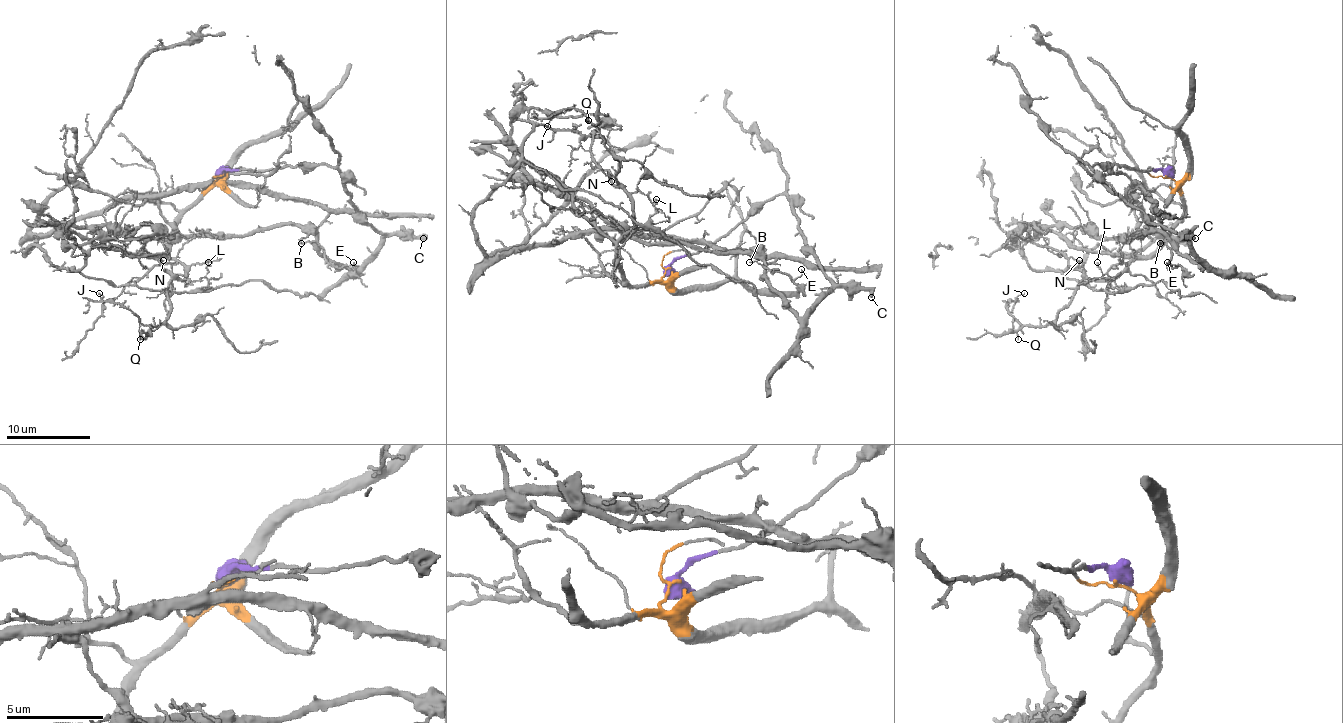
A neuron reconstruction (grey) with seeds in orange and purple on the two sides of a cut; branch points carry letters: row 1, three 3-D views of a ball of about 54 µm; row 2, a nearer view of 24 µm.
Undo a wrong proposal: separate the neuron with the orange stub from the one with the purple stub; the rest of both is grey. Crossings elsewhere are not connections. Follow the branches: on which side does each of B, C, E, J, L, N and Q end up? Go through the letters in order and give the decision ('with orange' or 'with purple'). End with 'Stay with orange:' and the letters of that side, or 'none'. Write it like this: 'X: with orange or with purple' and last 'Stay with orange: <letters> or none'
B: with purple
C: with purple
E: with purple
J: with orange
L: with orange
N: with orange
Q: with orange
Stay with orange: J, L, N, Q

